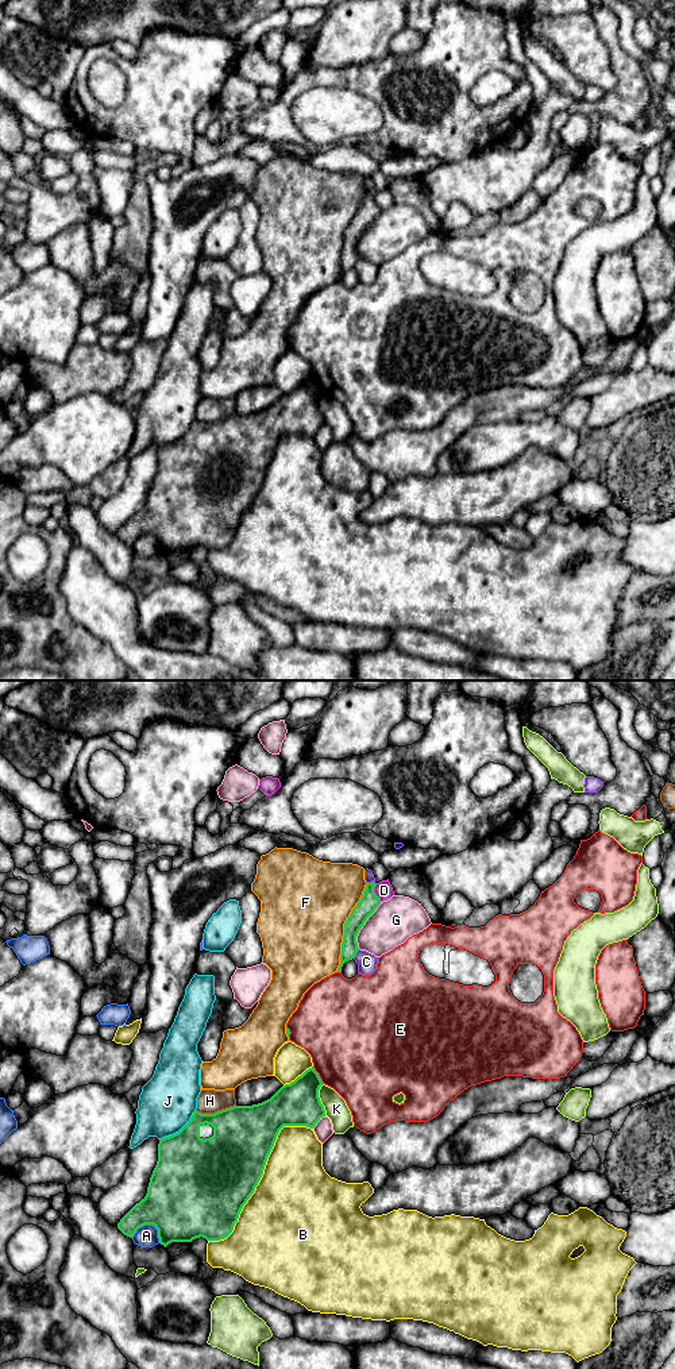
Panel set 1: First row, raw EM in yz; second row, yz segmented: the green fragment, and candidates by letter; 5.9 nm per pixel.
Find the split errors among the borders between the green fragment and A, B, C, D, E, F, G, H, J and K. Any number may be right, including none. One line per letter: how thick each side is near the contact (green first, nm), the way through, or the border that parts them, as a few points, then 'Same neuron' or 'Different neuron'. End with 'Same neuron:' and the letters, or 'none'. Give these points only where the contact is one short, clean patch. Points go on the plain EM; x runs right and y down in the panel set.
A: Thickness 460 nm (green) against 130 nm. Boundary: yz (131, 546), (139, 536), (151, 533), (157, 539), (159, 551). Different neuron
B: Thickness 460 nm (green) against 480 nm. Different neuron
C: Thickness 110 nm (green) against 120 nm. Different neuron
D: Thickness 110 nm (green) against 110 nm. Boundary: yz (375, 192), (374, 201), (381, 209). Different neuron
E: Thickness 260 nm (green) against 480 nm. Different neuron
F: Thickness 110 nm (green) against 500 nm. Different neuron
G: Thickness 110 nm (green) against 260 nm. Different neuron
H: Thickness 360 nm (green) against 140 nm. Different neuron
J: Thickness 420 nm (green) against 340 nm. Different neuron
K: Thickness 260 nm (green) against 140 nm. Boundary: yz (321, 393), (319, 409), (326, 424). Different neuron
Same neuron: none

